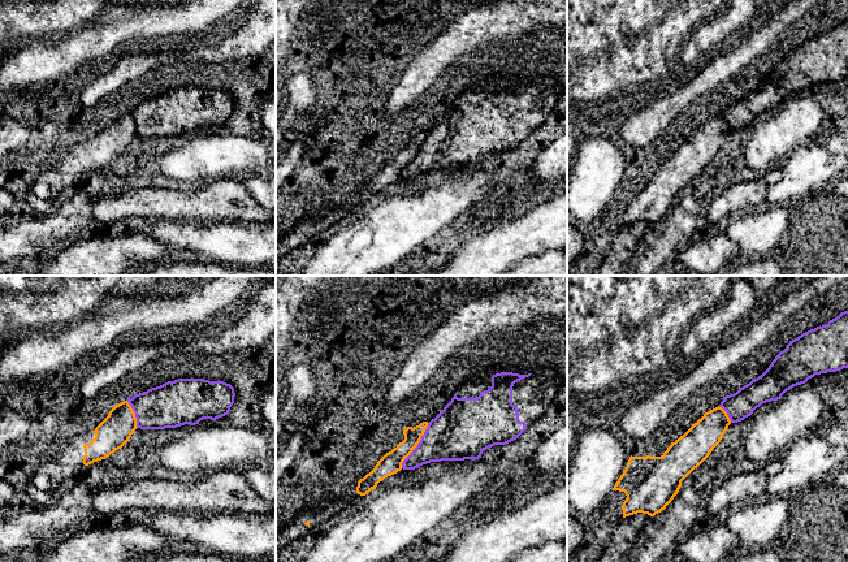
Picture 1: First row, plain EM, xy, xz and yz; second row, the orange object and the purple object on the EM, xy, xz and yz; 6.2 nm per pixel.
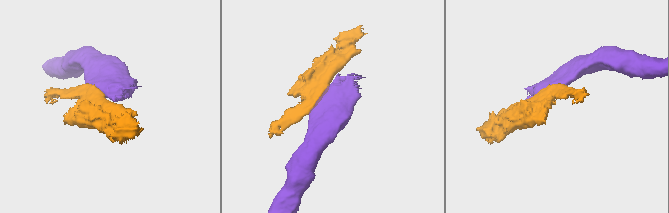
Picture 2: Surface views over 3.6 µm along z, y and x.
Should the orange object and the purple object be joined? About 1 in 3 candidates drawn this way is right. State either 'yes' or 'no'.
no

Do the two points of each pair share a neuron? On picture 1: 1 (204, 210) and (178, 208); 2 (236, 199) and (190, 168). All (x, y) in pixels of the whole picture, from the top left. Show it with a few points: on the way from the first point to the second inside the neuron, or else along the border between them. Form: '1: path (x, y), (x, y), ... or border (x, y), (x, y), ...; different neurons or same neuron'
1: path (198, 208), (185, 208); same neuron
2: border (238, 177), (220, 177), (190, 186); different neurons

